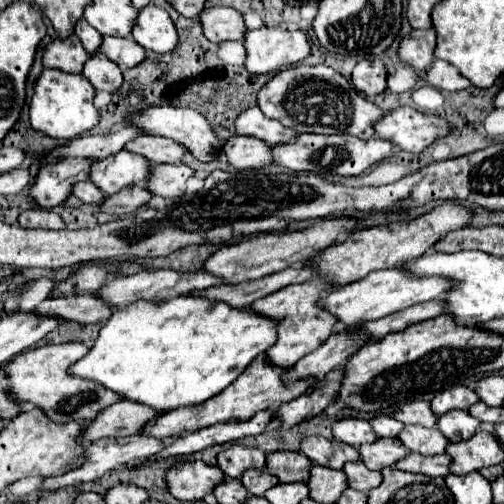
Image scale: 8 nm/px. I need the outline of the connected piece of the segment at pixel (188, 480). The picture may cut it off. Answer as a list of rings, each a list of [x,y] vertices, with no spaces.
[[[199,460],[175,462],[165,472],[165,482],[169,492],[177,500],[201,500],[205,494],[213,492],[215,484],[219,484],[223,472],[217,466],[209,466]]]

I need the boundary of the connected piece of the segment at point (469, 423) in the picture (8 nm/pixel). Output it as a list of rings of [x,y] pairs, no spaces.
[[[453,410],[437,418],[437,428],[451,442],[457,442],[457,440],[471,438],[479,430],[479,422],[467,410]]]

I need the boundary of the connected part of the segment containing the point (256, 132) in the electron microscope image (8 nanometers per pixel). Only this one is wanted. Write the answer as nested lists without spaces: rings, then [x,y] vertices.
[[[257,106],[255,108],[247,108],[245,112],[241,112],[237,116],[237,120],[235,120],[235,132],[237,134],[255,136],[259,140],[265,140],[271,146],[273,144],[289,142],[297,134],[293,128],[285,128],[281,122],[265,118]]]

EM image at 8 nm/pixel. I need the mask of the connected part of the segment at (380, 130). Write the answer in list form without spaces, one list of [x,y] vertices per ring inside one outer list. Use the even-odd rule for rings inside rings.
[[[409,106],[385,112],[385,116],[373,126],[379,138],[389,140],[405,152],[423,152],[429,144],[447,136],[451,130],[447,120],[421,114]]]

